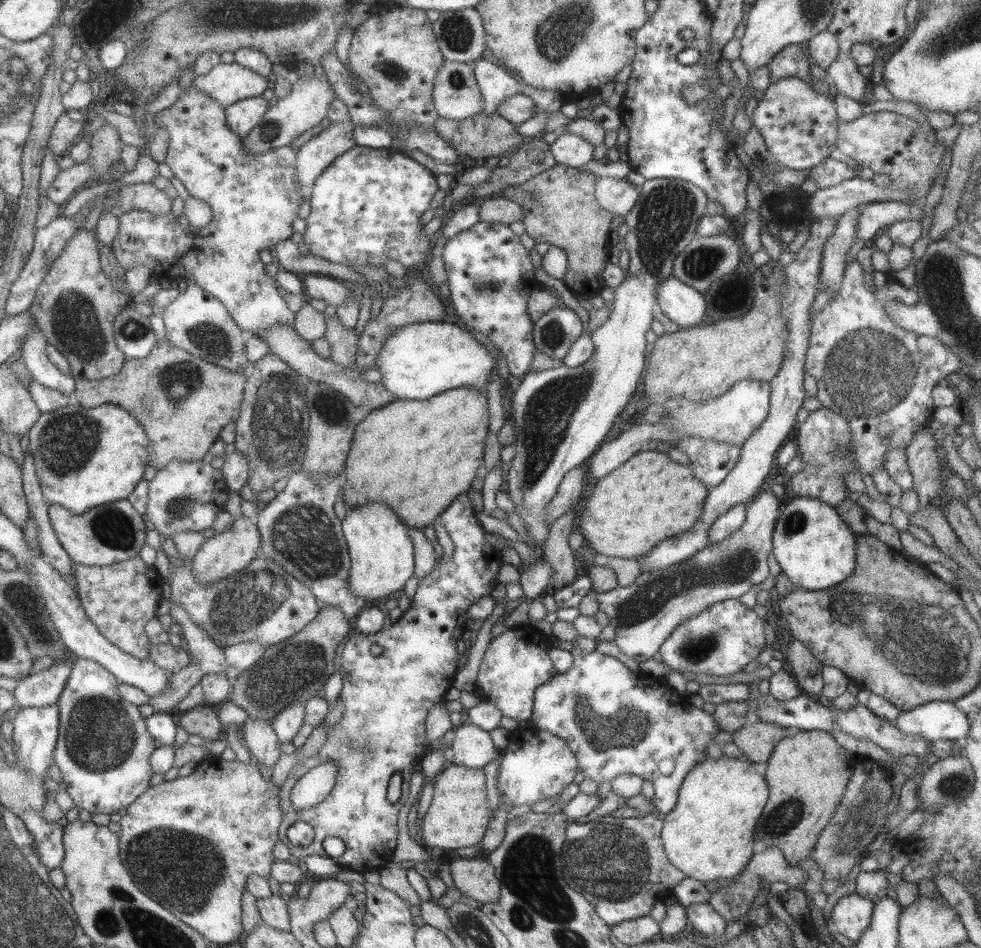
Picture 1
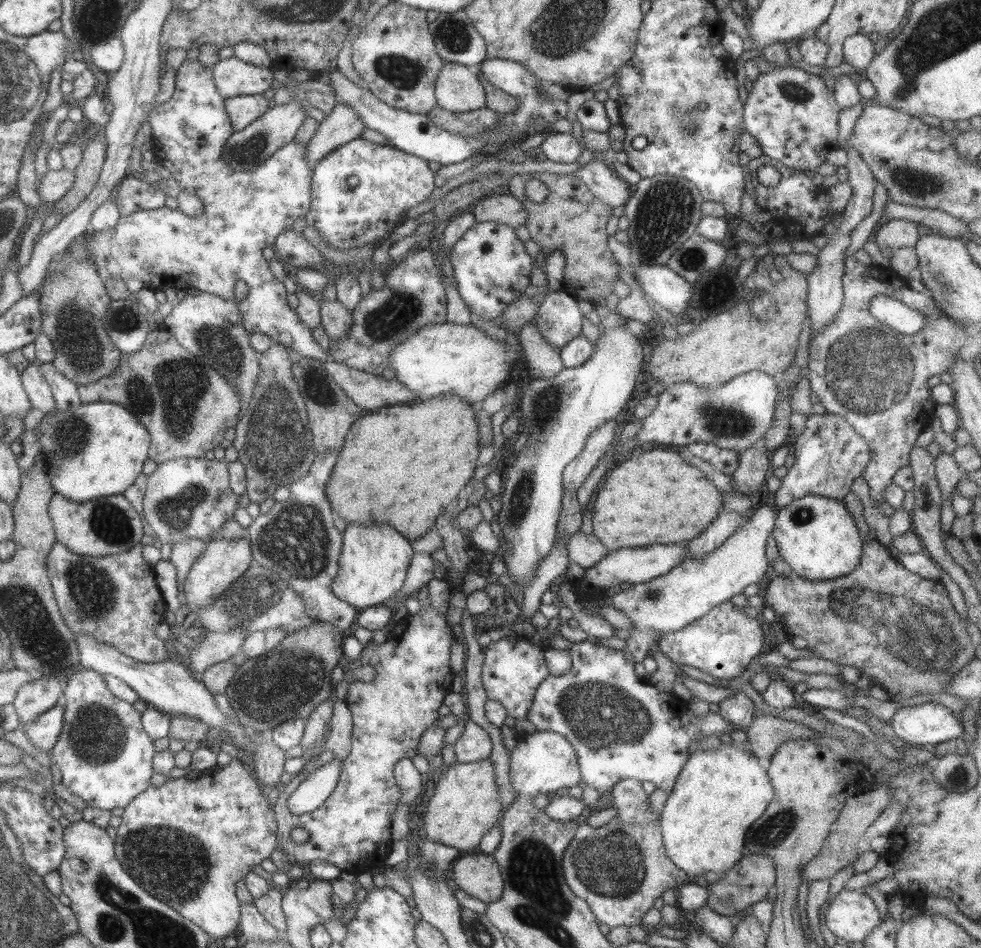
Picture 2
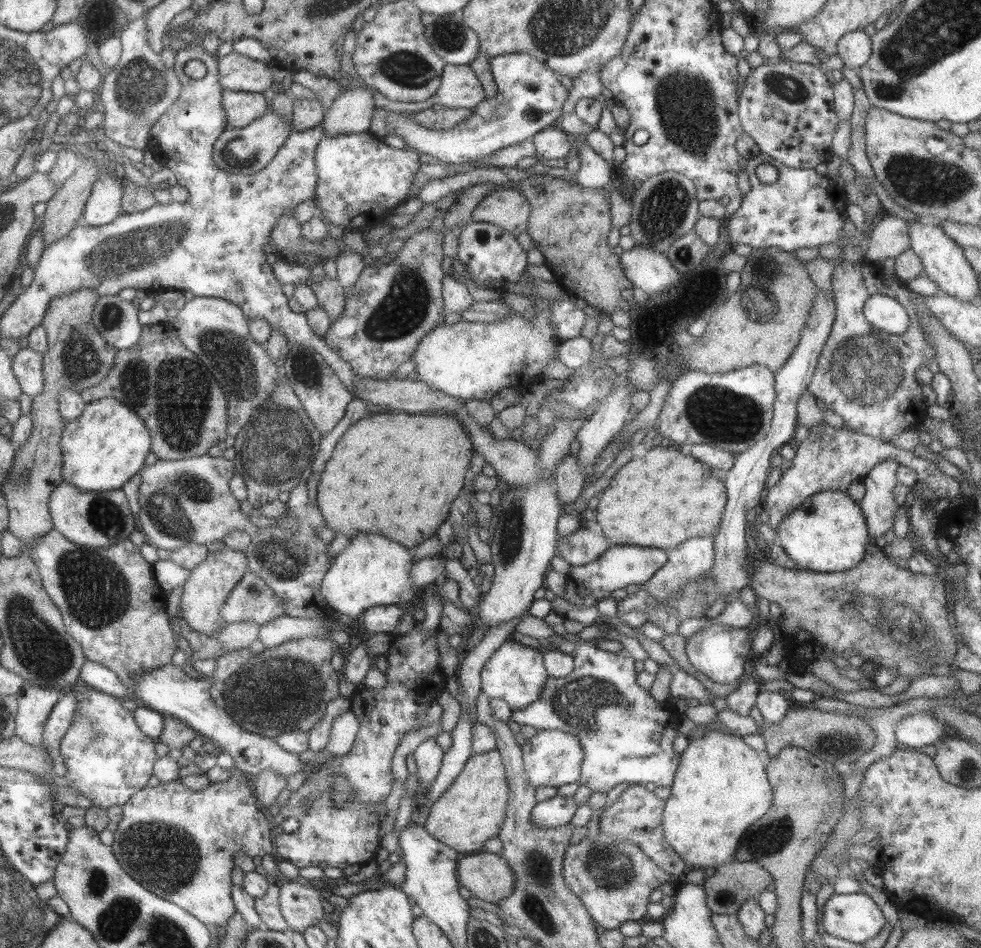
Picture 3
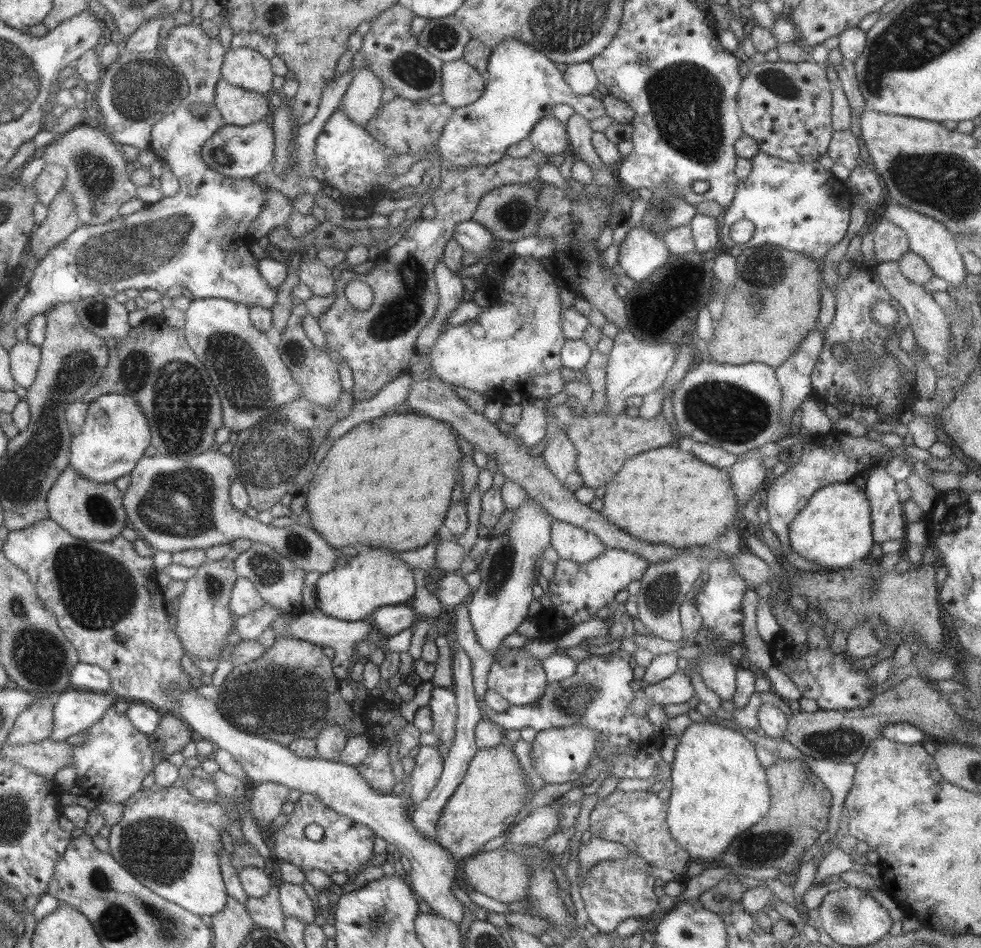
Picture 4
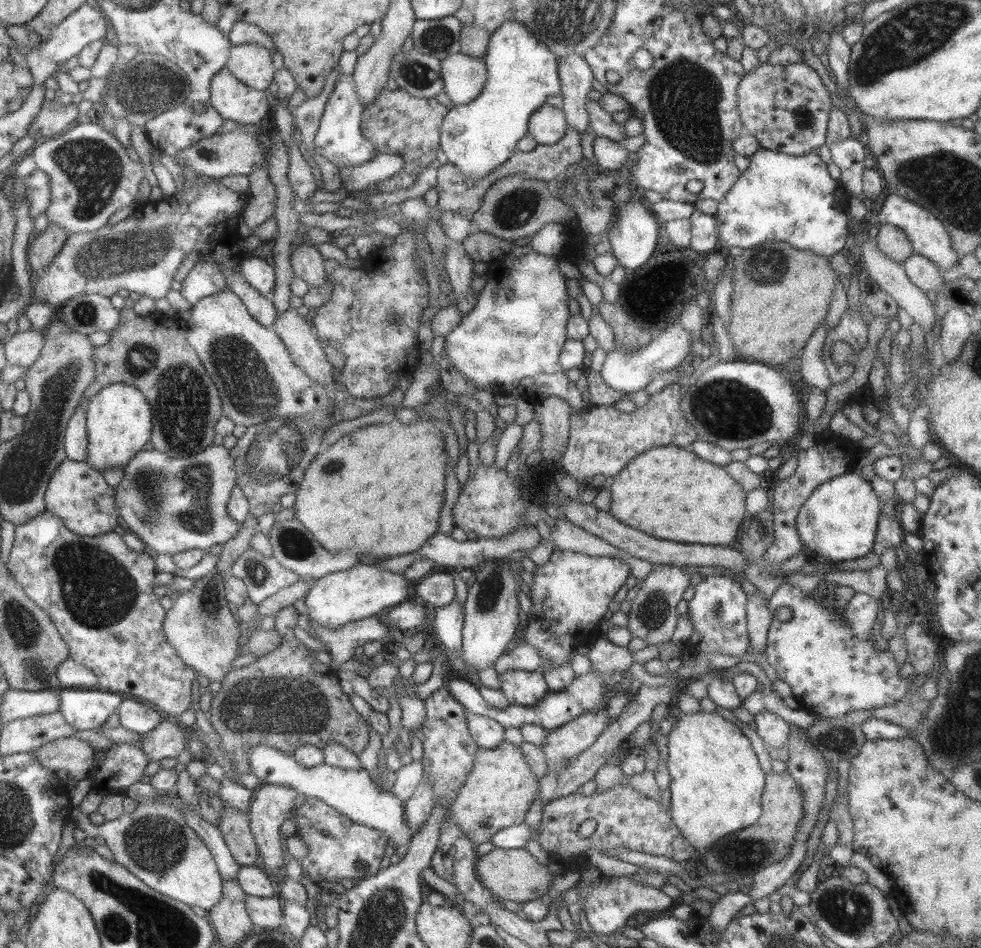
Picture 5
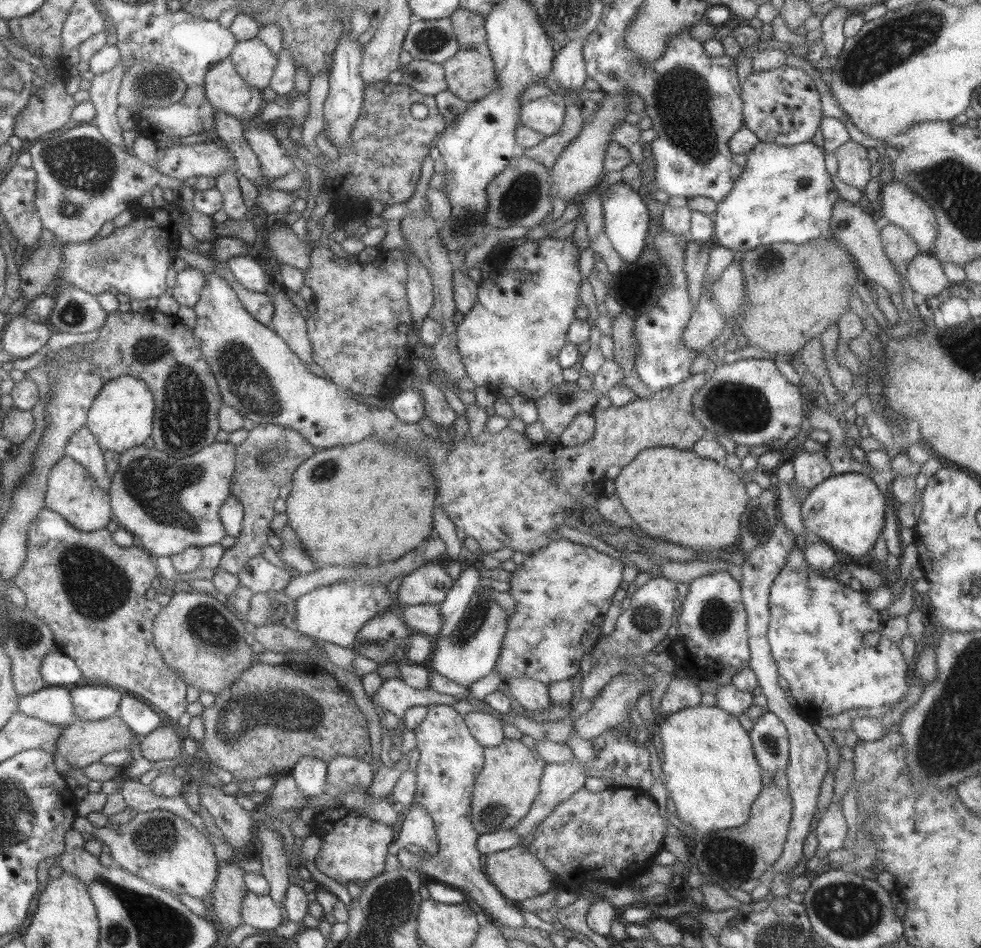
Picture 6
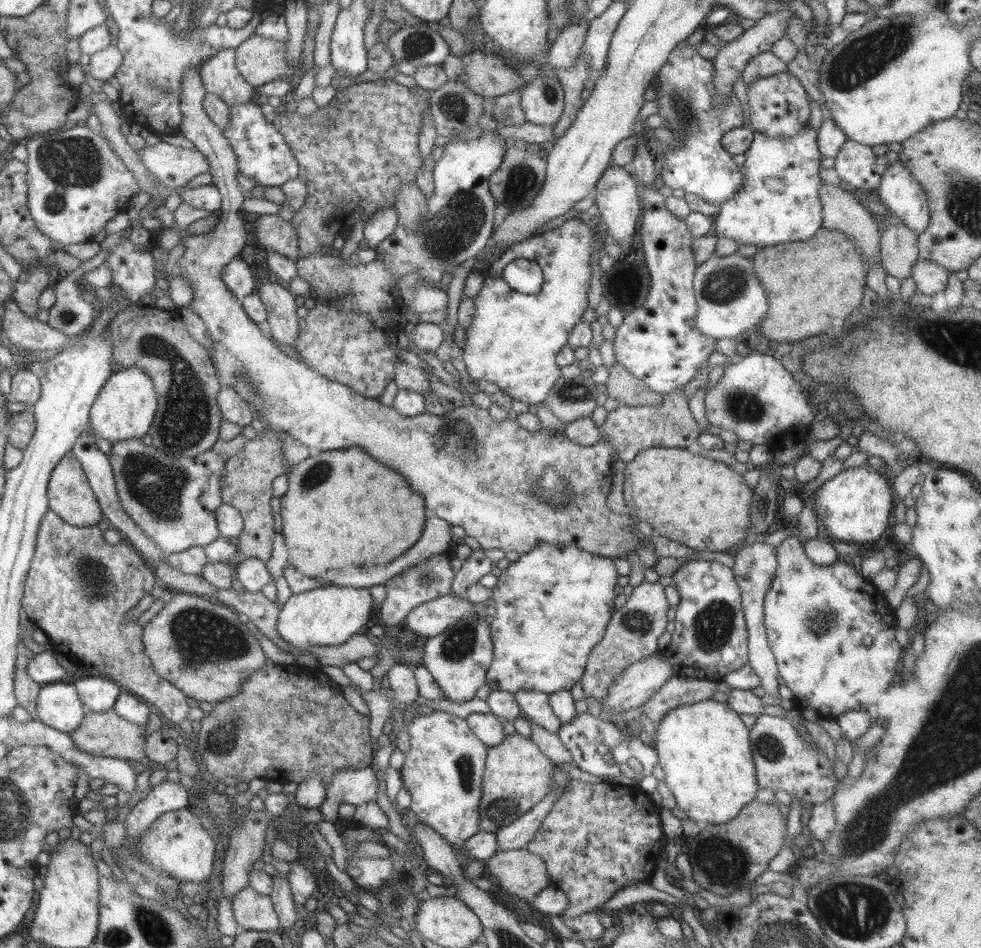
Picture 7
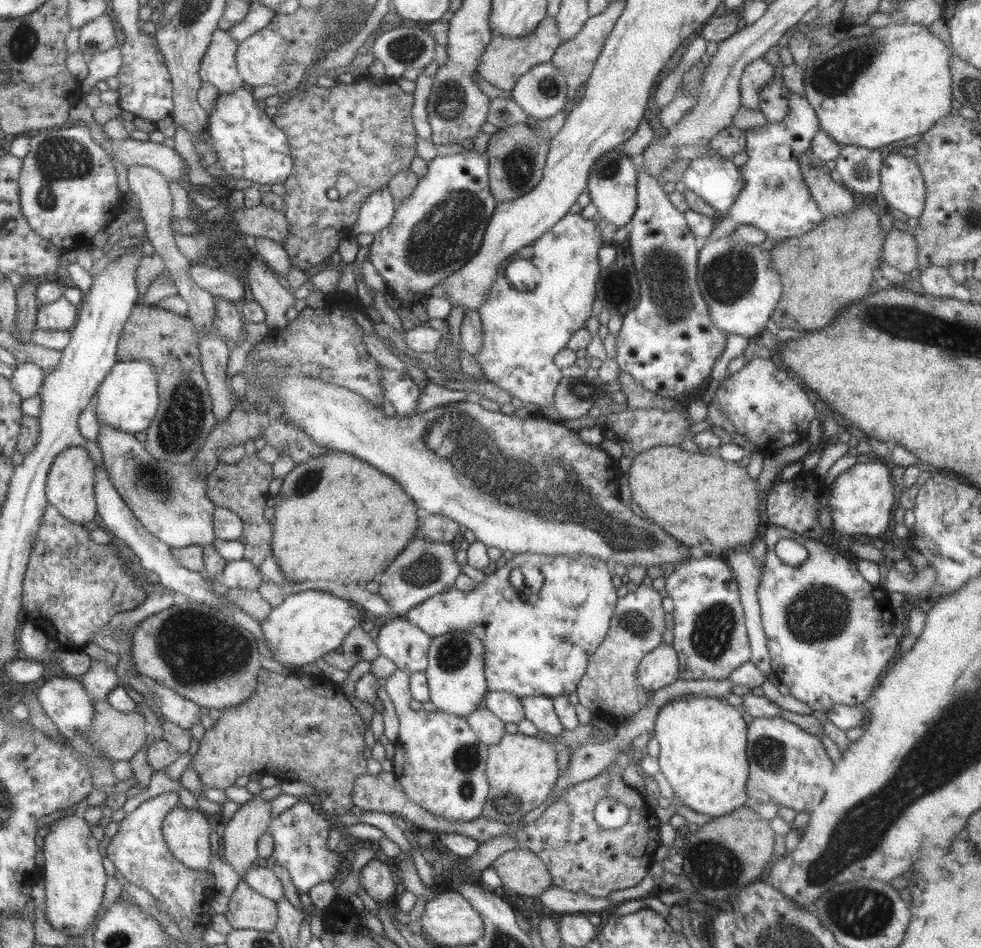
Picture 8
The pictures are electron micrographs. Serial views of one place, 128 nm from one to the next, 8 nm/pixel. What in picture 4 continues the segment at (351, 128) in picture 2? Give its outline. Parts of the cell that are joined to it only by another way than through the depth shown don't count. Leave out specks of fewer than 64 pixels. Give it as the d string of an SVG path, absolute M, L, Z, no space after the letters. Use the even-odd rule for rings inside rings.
M363 66L353 75L350 85L343 93L341 110L353 124L362 127L381 104L382 92L383 84L369 68Z

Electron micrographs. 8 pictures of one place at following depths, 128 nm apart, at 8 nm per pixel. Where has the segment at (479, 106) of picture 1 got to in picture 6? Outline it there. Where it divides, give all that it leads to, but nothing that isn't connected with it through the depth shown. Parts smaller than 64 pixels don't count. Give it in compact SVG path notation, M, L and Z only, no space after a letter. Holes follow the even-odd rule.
M459 49L442 64L447 90L469 103L483 99L497 87L493 60L476 49Z

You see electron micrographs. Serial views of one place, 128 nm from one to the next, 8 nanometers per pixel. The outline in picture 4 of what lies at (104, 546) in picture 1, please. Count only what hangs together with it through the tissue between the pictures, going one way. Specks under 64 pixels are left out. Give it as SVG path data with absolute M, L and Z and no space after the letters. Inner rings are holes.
M67 465L57 476L46 497L48 515L63 530L81 540L107 542L119 536L125 528L126 511L122 506L123 492L111 482L91 482L75 472L75 468Z

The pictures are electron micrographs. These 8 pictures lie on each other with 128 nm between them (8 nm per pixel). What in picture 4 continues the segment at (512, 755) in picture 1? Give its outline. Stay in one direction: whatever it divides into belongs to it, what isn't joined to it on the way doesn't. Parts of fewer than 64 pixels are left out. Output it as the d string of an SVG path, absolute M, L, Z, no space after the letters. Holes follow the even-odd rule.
M575 724L563 728L550 728L537 731L531 744L530 759L535 772L545 783L563 784L567 781L576 781L582 775L593 754L597 740L597 732L587 726Z

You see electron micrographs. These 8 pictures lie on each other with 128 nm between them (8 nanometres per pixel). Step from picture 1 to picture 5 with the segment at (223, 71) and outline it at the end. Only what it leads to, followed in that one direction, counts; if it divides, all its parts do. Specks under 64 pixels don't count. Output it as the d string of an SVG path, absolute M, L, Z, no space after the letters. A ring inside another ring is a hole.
M257 43L232 45L224 67L245 86L264 92L275 70L271 53Z

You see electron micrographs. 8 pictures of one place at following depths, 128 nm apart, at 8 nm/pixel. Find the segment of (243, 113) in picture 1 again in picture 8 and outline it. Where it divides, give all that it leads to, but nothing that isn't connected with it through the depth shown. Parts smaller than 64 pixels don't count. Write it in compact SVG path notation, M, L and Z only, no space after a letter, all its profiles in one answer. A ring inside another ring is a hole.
M216 29L199 60L200 80L215 86L220 94L229 94L235 88L245 85L236 69L237 45L226 31Z

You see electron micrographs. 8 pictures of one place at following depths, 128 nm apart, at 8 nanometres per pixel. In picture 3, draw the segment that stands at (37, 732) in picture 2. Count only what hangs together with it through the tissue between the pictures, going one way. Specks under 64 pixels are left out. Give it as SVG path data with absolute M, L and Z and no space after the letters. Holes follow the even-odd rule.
M72 689L62 691L43 727L42 746L45 746L51 759L52 770L58 776L65 776L67 771L59 754L59 745L75 713L77 713L77 694Z

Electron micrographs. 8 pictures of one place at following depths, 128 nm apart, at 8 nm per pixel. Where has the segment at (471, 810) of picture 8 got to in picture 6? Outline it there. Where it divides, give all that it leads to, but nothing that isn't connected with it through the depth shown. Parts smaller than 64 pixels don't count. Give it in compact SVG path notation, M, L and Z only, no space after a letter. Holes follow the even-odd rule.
M430 704L427 706L425 718L412 730L414 745L419 752L419 759L413 769L416 780L412 804L423 807L429 813L435 827L438 850L433 857L422 860L421 864L405 862L401 858L401 868L416 868L419 873L445 884L450 892L458 891L463 897L467 896L498 926L514 930L524 927L522 912L516 904L501 895L484 874L483 867L479 864L480 853L476 848L479 834L469 820L473 783L475 775L483 766L484 746L471 736L463 717L451 705Z

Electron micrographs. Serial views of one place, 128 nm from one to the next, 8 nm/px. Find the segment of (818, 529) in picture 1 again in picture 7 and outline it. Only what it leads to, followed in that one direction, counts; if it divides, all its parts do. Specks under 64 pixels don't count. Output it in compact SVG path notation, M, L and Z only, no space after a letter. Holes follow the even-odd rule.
M868 465L843 469L826 480L813 493L813 511L831 538L853 544L874 545L892 521L893 498L889 490L890 475L879 474Z

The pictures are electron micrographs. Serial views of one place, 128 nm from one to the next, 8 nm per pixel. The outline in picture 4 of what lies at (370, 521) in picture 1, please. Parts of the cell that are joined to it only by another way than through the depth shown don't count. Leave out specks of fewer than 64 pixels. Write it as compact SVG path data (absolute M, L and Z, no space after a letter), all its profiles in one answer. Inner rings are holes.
M384 548L361 550L333 569L321 573L314 585L315 610L349 622L363 621L375 609L387 605L403 605L415 592L411 569L392 551Z

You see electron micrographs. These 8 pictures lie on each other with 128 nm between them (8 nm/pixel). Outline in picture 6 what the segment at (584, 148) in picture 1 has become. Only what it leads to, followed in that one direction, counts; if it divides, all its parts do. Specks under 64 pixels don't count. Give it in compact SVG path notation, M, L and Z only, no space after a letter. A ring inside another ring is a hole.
M556 92L527 100L520 106L519 119L523 126L541 132L544 137L559 130L565 114L566 99Z

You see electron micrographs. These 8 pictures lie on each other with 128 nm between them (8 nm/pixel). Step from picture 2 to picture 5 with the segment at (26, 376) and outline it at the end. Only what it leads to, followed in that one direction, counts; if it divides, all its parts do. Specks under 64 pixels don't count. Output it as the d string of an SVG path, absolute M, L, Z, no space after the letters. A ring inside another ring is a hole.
M30 327L25 331L15 331L3 343L7 365L27 369L37 358L43 347L44 336Z

